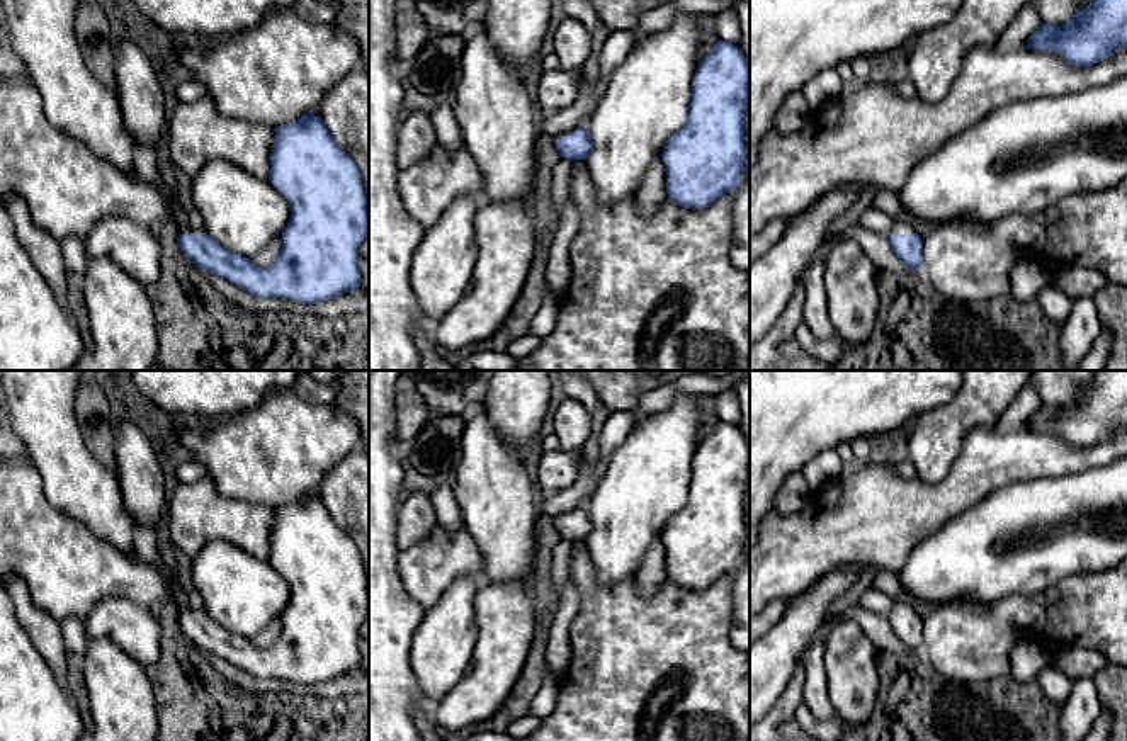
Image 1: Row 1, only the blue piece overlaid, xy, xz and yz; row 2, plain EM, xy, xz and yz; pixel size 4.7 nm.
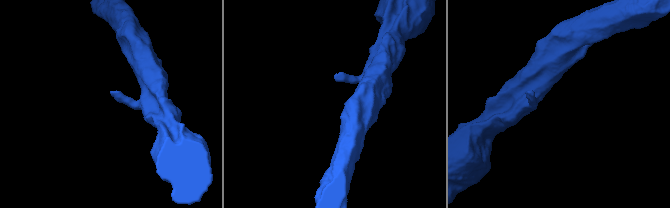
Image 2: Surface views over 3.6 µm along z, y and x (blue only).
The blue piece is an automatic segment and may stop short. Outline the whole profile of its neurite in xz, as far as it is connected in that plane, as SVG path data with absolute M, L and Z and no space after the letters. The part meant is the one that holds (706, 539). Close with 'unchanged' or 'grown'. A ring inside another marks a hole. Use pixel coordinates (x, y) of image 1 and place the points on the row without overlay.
M719 420L695 450L683 508L661 534L666 576L680 588L709 588L743 563L748 467L741 428Z; unchanged

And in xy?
M304 495L299 501L274 508L269 563L291 586L291 600L282 612L282 631L277 641L258 649L250 639L221 627L204 607L177 605L180 632L201 651L216 654L255 678L280 678L301 685L318 685L360 668L359 631L369 614L369 588L362 556L355 542L335 523L320 496Z; grown

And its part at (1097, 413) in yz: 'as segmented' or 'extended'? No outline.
as segmented

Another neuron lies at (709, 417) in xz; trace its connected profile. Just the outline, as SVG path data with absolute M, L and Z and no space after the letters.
M704 396L700 410L699 444L711 433L714 425L719 421L716 410L716 396Z

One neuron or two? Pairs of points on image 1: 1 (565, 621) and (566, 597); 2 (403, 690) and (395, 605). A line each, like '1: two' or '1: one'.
1: one
2: one

